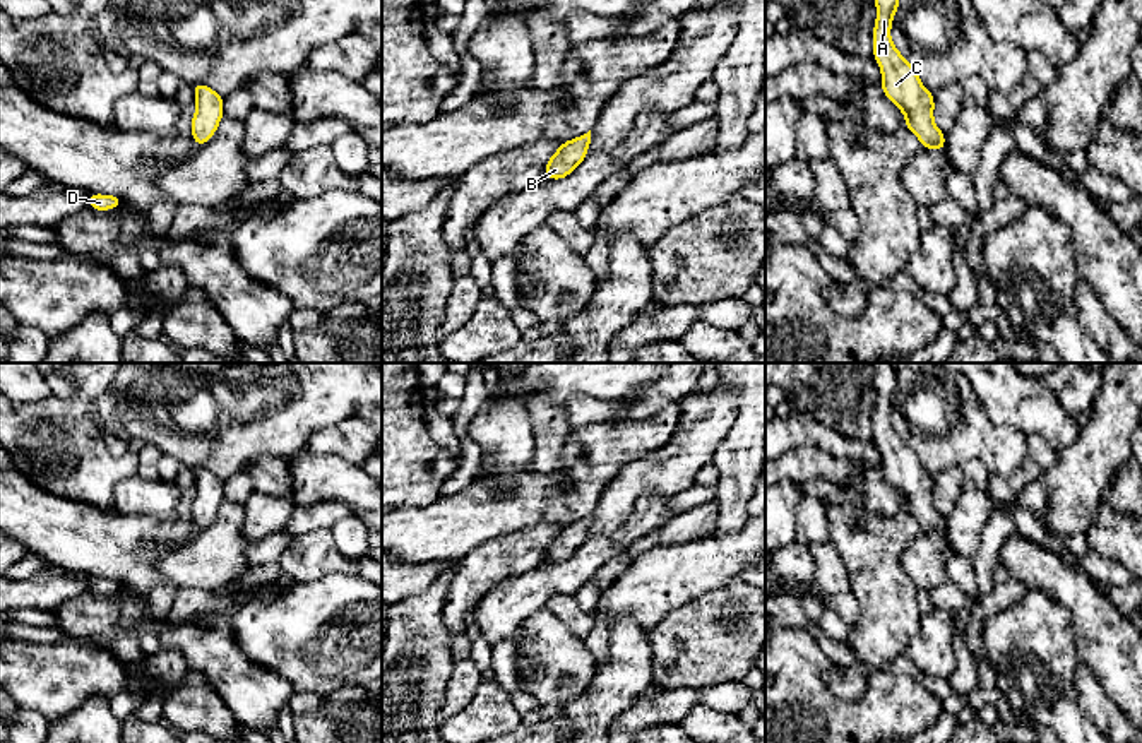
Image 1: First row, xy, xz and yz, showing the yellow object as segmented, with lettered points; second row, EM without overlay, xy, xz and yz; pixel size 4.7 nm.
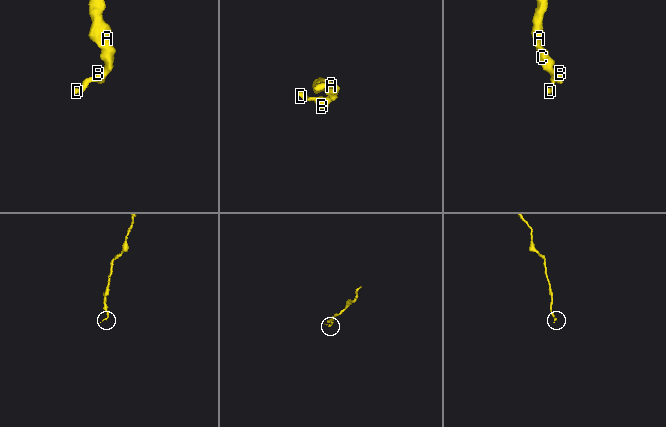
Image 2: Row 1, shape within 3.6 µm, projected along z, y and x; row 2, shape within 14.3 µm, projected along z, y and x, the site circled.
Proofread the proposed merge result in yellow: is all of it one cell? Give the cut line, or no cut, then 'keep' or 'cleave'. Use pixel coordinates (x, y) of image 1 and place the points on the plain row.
no cut; keep

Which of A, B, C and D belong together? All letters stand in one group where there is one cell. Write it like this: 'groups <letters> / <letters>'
groups A B C D

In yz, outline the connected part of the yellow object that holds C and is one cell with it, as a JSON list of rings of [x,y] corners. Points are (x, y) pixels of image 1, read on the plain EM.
[[[871,363],[877,390],[877,404],[873,409],[873,442],[880,449],[880,471],[887,483],[894,486],[906,500],[906,512],[911,514],[921,526],[923,532],[938,532],[945,536],[945,517],[935,508],[933,493],[935,483],[919,464],[916,452],[899,437],[890,423],[894,397],[899,394],[897,370],[892,363]]]

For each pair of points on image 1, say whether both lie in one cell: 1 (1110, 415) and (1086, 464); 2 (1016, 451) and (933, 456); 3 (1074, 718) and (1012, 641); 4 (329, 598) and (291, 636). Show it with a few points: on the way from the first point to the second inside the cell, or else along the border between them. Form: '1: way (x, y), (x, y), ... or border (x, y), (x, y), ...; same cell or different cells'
1: way (1110, 427), (1106, 440), (1098, 452); same cell
2: way (995, 449), (954, 449); same cell
3: way (1055, 699), (1040, 683), (1031, 659); same cell
4: way (321, 606), (300, 627); same cell

